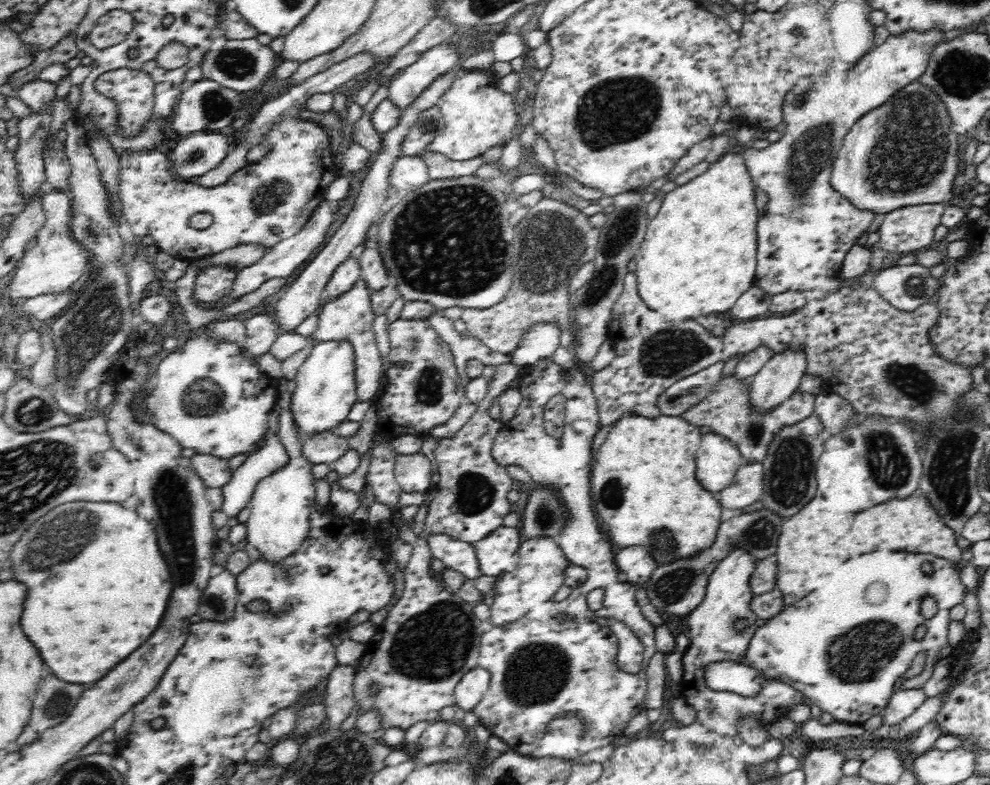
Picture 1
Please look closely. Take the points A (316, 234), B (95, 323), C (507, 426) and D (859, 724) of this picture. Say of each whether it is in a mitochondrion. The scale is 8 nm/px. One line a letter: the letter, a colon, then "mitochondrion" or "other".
A: other
B: mitochondrion
C: other
D: other

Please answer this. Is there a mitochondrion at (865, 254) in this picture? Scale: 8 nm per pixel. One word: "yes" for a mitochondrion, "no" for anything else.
no

